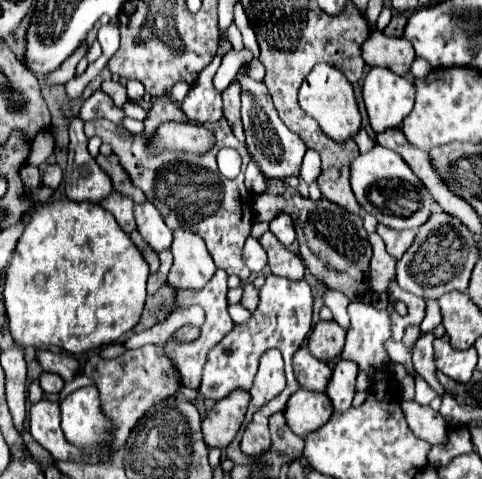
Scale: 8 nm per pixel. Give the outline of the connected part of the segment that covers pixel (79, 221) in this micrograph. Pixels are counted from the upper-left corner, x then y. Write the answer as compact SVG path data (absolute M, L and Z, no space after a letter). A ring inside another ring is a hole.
M56 199L50 203L40 205L30 223L26 225L22 237L18 239L14 257L10 261L10 265L6 267L6 285L4 285L4 303L6 303L6 313L8 313L8 327L10 327L10 335L14 339L16 345L20 347L44 347L44 345L56 345L64 351L70 353L82 353L88 349L98 349L102 345L108 345L112 341L116 341L118 337L122 337L124 333L128 333L140 319L142 311L144 311L144 301L146 301L146 281L148 281L148 263L144 261L144 257L140 255L140 251L136 249L136 245L130 241L130 237L120 229L120 225L116 223L116 219L102 209L96 203L76 203L70 199Z

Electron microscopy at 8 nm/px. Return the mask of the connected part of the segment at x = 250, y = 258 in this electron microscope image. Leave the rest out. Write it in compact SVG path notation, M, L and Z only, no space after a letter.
M248 237L246 239L246 245L244 245L244 263L248 265L250 271L254 273L260 273L264 267L266 267L266 251L262 249L262 245Z

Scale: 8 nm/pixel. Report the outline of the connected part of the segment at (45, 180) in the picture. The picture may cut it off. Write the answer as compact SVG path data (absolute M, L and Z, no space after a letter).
M56 163L46 165L46 169L42 173L42 185L46 185L46 187L56 191L60 187L60 183L62 183L62 169Z

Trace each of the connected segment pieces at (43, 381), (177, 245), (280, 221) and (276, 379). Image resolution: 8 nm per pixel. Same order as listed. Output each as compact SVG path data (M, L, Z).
M42 373L38 381L40 381L42 391L50 393L50 395L58 395L64 387L64 379L60 379L60 375L56 375L56 373Z
M176 229L172 243L174 265L168 275L168 283L176 289L200 289L216 271L216 265L200 235Z
M280 213L272 223L270 223L270 231L276 235L276 239L284 245L290 247L296 241L296 231L294 231L294 223L292 217L286 213Z
M270 349L260 357L260 369L250 389L252 399L274 399L286 387L284 361L277 349Z

